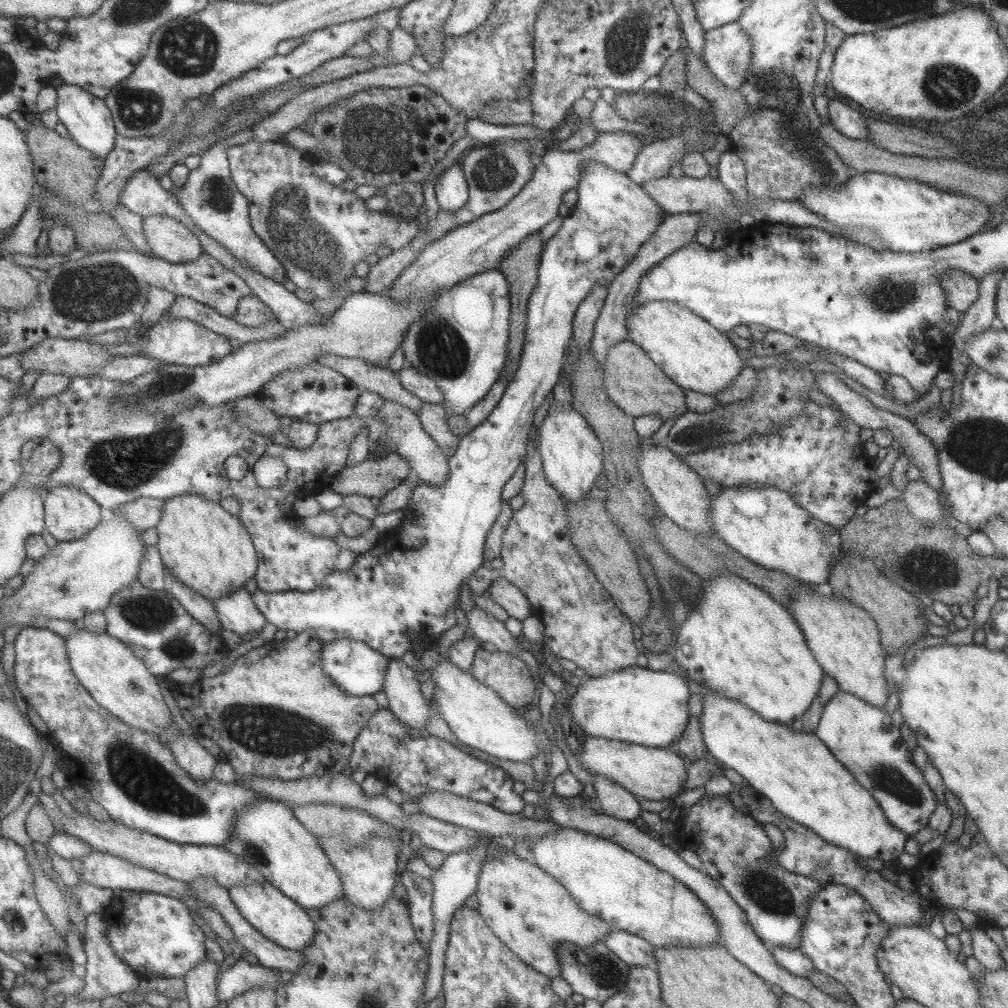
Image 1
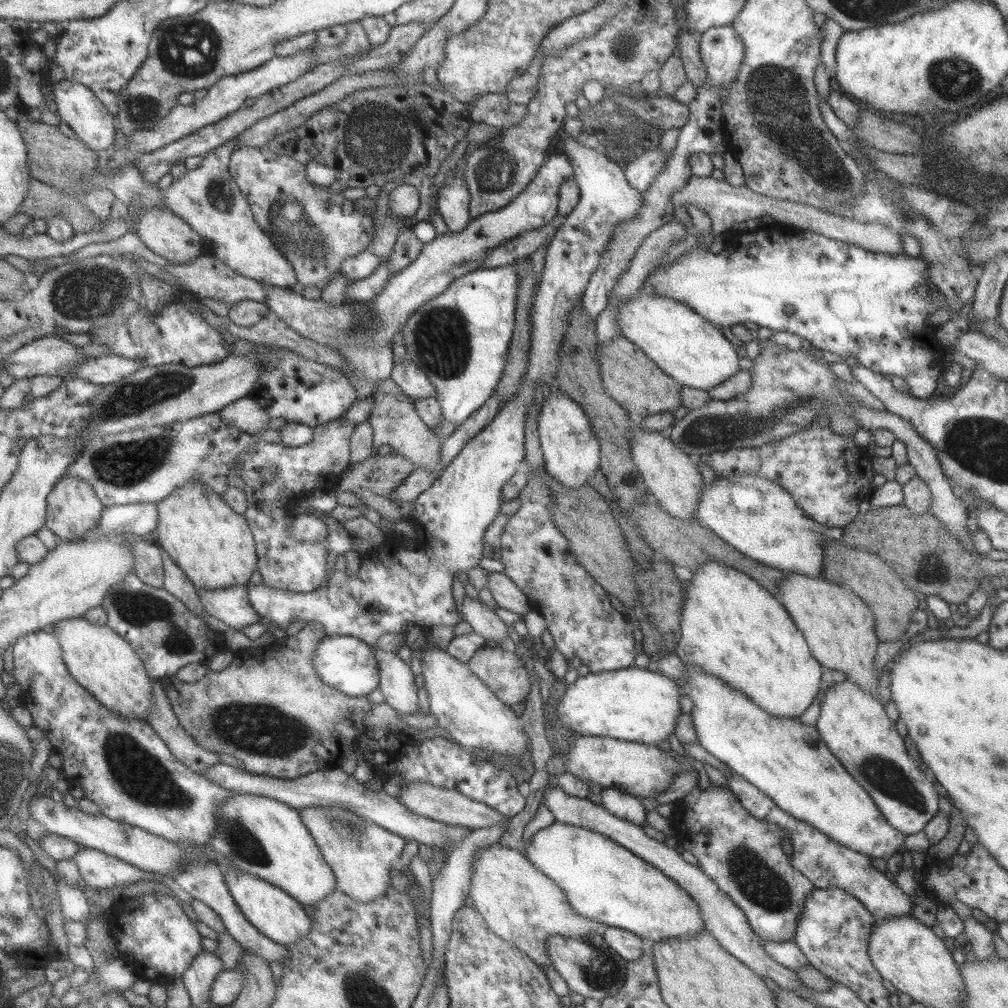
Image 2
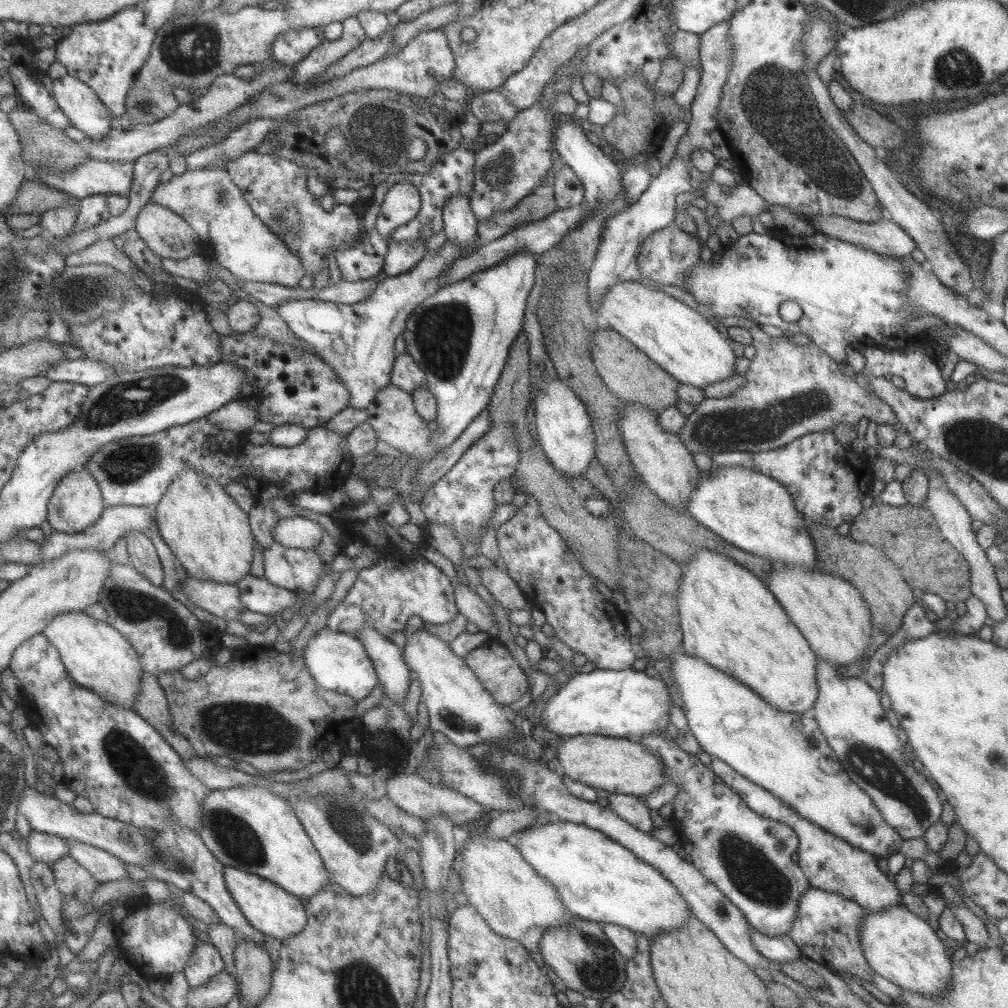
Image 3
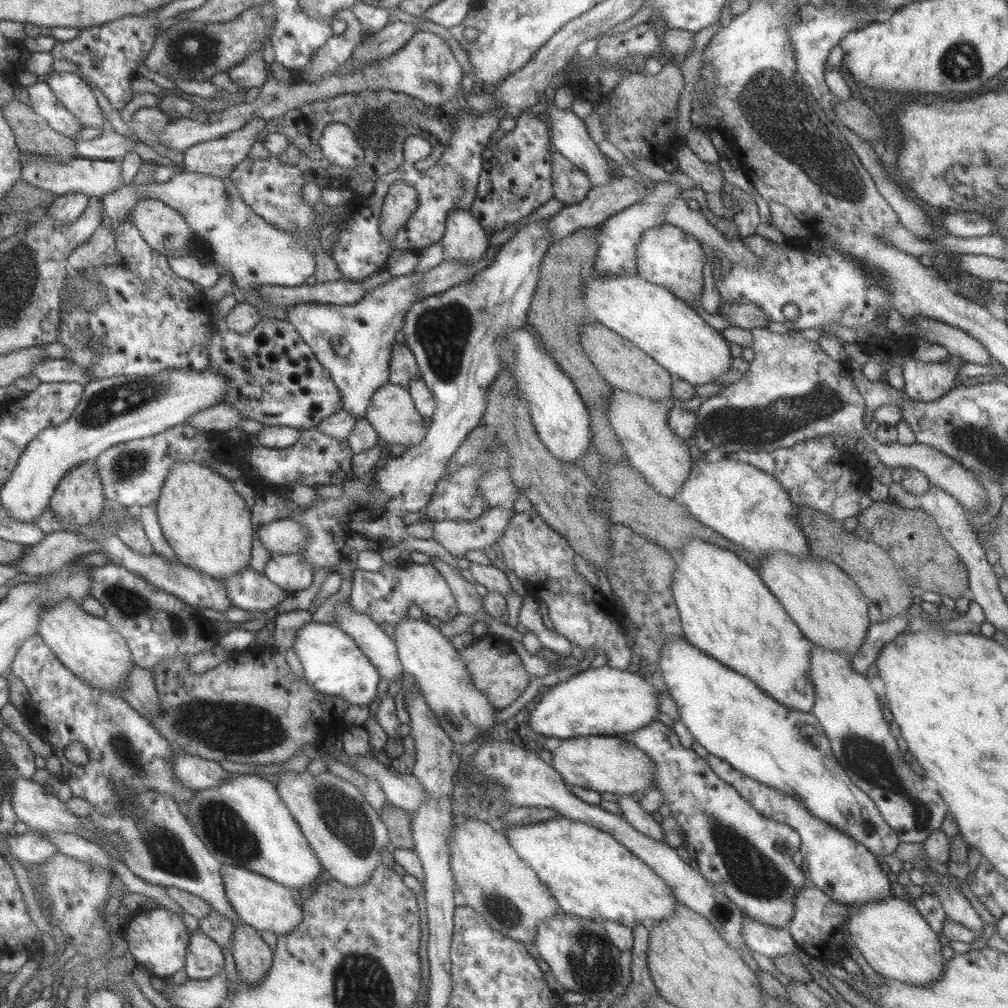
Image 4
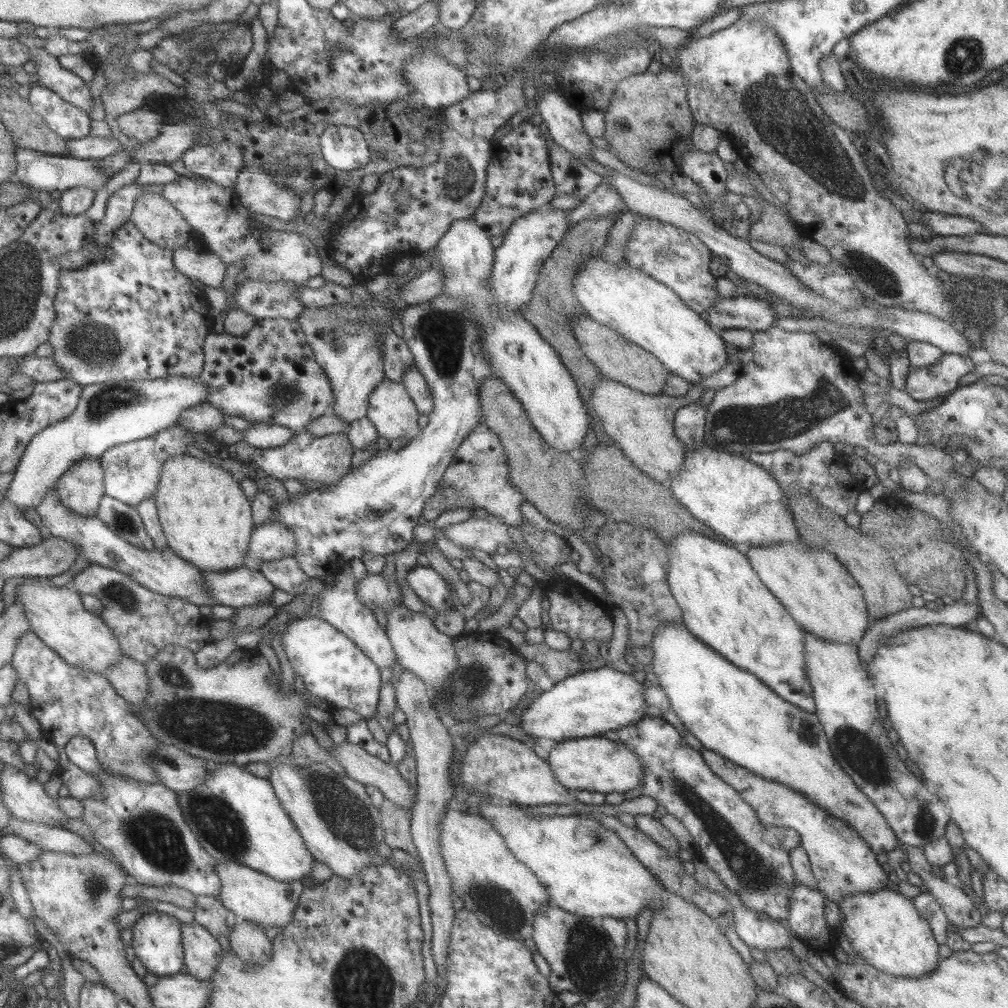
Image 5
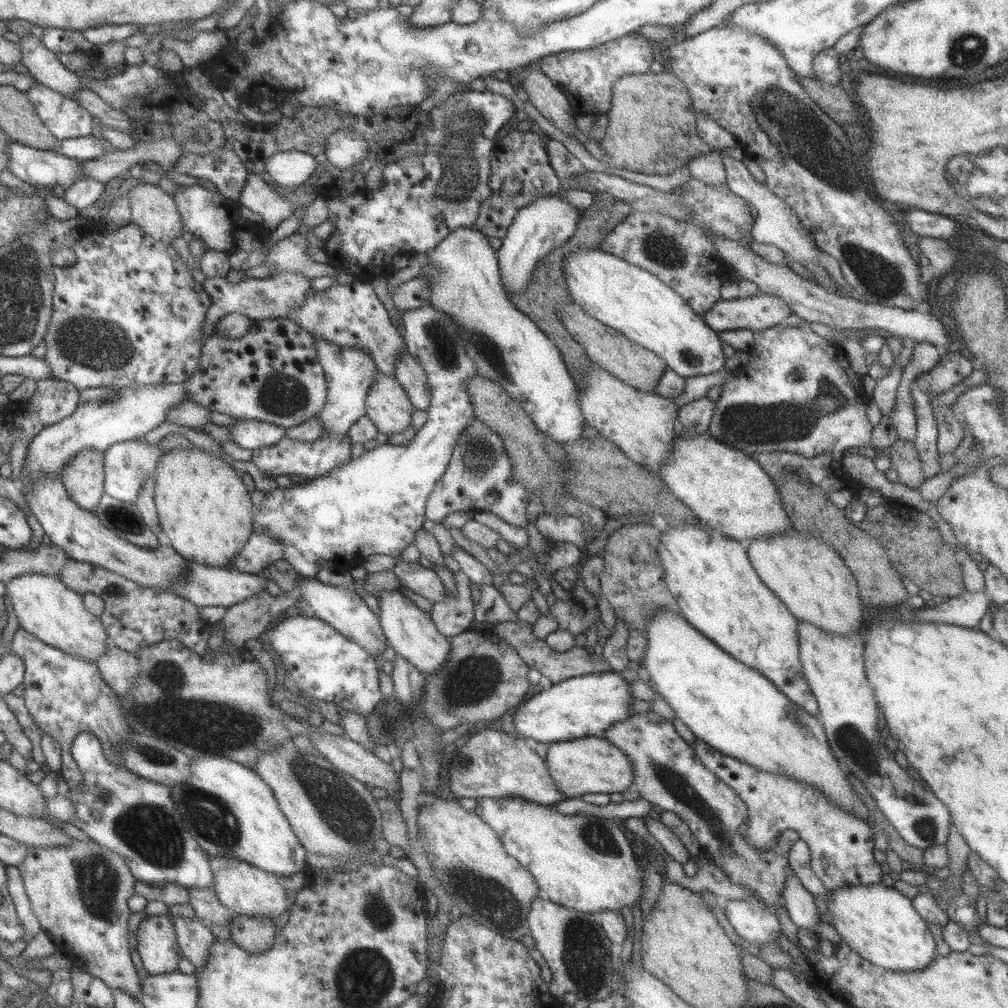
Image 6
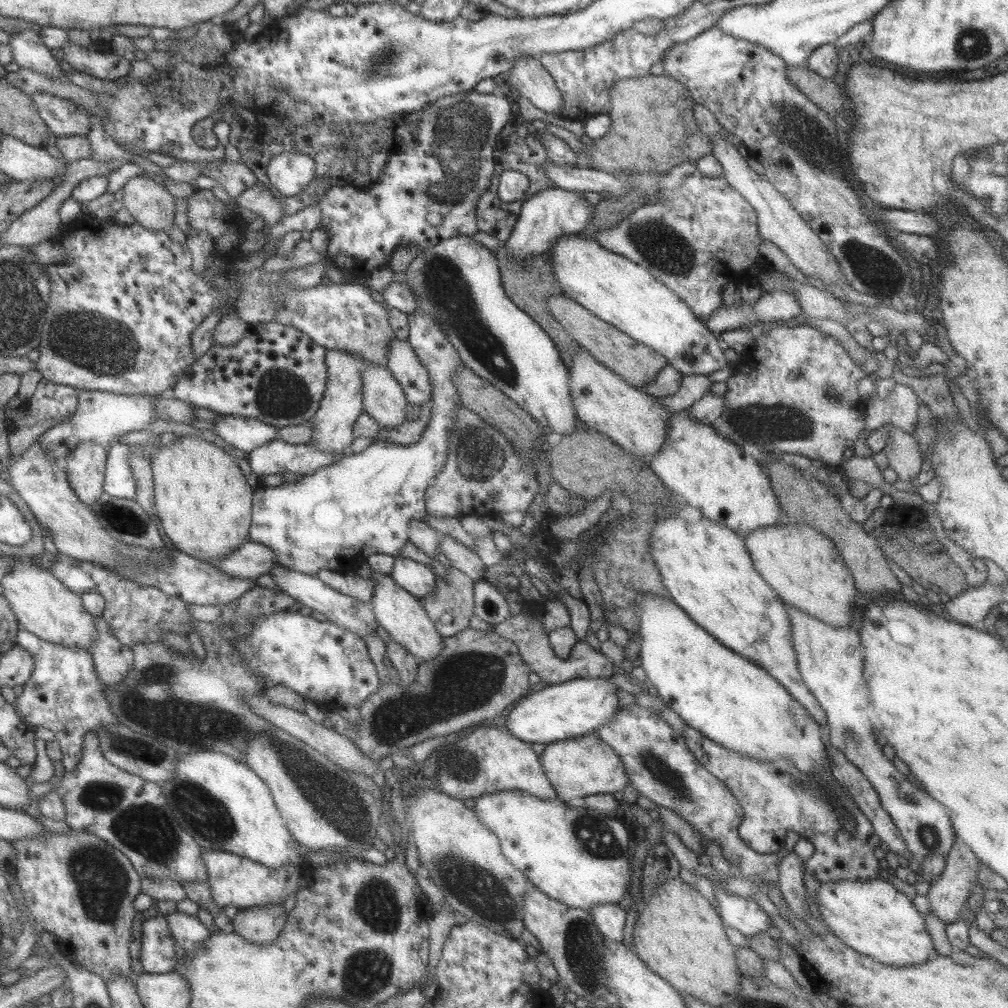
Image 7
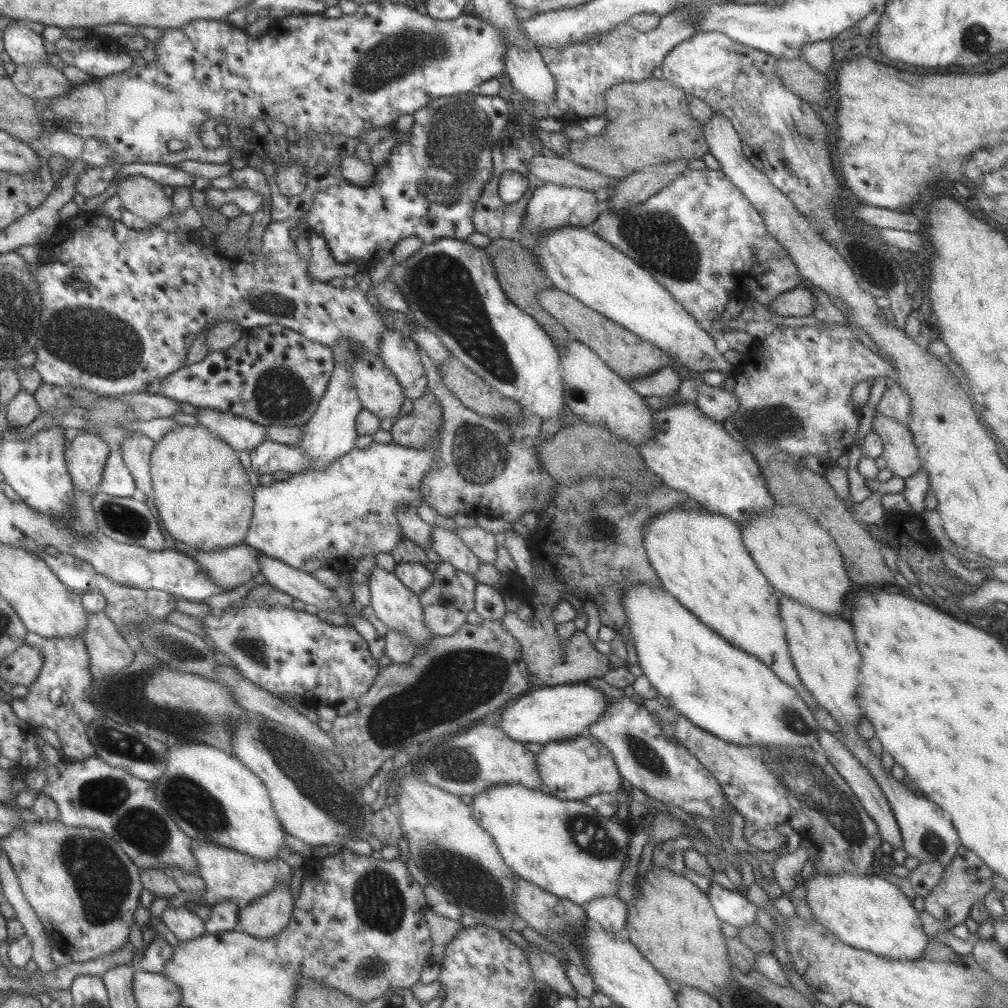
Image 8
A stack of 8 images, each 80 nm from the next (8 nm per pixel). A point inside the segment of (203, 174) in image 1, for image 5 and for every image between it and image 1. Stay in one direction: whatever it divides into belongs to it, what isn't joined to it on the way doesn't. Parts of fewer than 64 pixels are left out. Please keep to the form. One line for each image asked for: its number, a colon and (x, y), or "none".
2: (207, 198)
3: (207, 199)
4: (241, 242)
5: (228, 229)

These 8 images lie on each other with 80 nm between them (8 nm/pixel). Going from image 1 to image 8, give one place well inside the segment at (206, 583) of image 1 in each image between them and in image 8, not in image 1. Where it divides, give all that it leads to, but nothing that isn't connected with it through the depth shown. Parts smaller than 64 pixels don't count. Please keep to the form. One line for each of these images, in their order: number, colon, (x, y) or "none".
2: (212, 545)
3: (208, 534)
4: (204, 521)
5: (206, 519)
6: (205, 511)
7: (203, 504)
8: (202, 496)

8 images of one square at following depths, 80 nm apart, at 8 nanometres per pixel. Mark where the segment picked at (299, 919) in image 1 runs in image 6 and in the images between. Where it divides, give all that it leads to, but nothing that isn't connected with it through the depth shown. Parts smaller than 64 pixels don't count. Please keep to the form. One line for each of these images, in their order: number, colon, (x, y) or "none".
2: (272, 912)
3: (272, 911)
4: (259, 902)
5: (254, 897)
6: (248, 891)

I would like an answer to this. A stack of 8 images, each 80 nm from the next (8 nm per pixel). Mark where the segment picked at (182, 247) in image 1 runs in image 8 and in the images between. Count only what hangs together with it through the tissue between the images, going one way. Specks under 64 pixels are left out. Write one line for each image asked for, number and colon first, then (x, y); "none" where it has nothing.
2: (164, 233)
3: (167, 235)
4: (164, 230)
5: (155, 217)
6: (151, 209)
7: (150, 205)
8: (138, 194)

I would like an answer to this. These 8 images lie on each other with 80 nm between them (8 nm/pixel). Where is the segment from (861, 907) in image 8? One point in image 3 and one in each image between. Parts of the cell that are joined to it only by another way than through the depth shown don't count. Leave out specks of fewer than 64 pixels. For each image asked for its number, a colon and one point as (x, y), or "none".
3: (899, 946)
4: (895, 940)
5: (883, 926)
6: (878, 923)
7: (870, 916)

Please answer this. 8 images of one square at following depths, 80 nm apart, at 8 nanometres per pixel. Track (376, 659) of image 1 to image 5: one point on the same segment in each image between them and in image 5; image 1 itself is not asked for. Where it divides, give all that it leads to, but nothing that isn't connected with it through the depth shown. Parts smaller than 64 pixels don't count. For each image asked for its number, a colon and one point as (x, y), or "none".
2: (344, 662)
3: (337, 661)
4: (333, 664)
5: (333, 669)

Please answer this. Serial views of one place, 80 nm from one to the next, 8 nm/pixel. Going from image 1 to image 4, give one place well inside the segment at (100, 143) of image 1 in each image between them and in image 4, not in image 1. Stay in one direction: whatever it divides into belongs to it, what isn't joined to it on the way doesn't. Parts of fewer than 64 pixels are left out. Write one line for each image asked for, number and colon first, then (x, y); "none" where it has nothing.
2: (91, 121)
3: (82, 107)
4: (75, 95)

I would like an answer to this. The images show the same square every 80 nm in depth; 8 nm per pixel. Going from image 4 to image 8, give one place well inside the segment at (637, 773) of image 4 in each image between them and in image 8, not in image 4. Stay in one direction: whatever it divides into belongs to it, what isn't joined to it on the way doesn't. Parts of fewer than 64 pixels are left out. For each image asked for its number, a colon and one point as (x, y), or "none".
5: (596, 764)
6: (589, 765)
7: (584, 766)
8: (567, 773)

